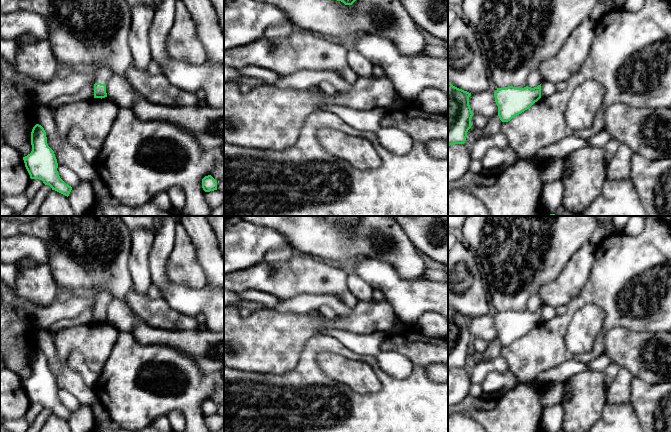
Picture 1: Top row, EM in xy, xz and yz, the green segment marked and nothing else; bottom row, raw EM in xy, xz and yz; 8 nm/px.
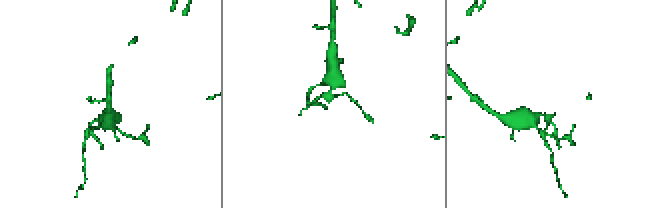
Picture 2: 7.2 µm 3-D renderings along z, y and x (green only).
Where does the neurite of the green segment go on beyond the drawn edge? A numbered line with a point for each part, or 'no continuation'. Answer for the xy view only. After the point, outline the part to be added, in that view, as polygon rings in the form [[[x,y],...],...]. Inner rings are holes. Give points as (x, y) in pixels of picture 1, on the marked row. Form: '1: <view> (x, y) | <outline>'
1: xy (103, 75) | [[[101,66],[97,72],[95,83],[107,84],[112,72],[106,66]]]

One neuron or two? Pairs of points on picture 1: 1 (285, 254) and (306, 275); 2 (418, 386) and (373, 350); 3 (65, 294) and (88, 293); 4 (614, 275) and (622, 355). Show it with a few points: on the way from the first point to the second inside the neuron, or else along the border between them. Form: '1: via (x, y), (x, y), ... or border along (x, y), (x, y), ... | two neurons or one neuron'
1: border along (294, 252), (287, 260), (266, 262) | two neurons
2: border along (352, 350), (375, 357) | two neurons
3: via (71, 293), (82, 293) | one neuron
4: border along (607, 329), (626, 327), (642, 332) | two neurons

